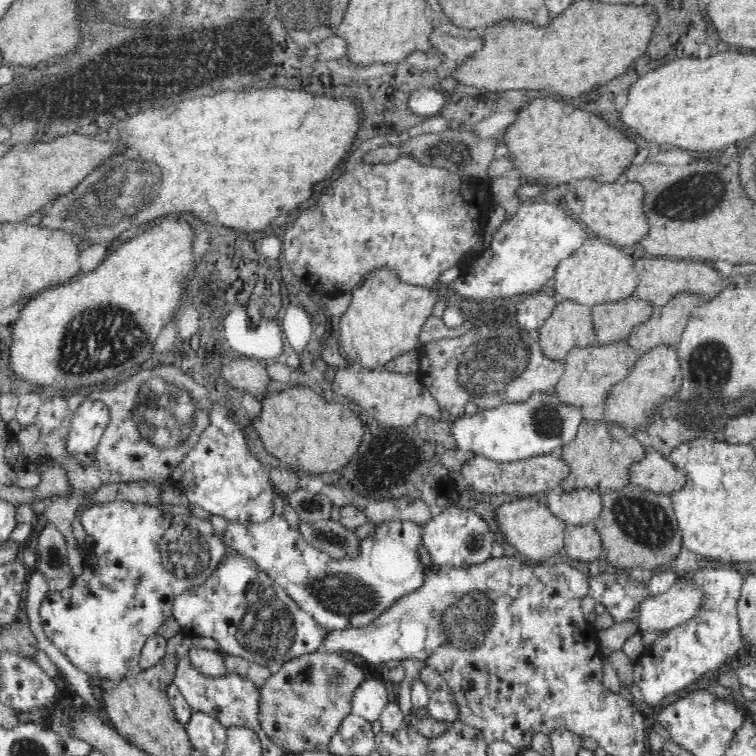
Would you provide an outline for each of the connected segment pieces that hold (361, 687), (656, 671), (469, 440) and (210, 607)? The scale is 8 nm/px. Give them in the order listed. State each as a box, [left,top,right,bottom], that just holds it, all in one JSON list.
[[351,678,388,721],[632,568,749,705],[450,390,581,461],[171,550,325,670]]

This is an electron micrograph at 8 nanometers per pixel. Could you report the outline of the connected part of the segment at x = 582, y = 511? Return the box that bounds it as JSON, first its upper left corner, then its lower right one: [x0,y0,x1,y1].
[547,487,602,525]

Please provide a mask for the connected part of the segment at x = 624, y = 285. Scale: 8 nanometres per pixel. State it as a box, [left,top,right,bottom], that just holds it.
[553,233,640,306]

